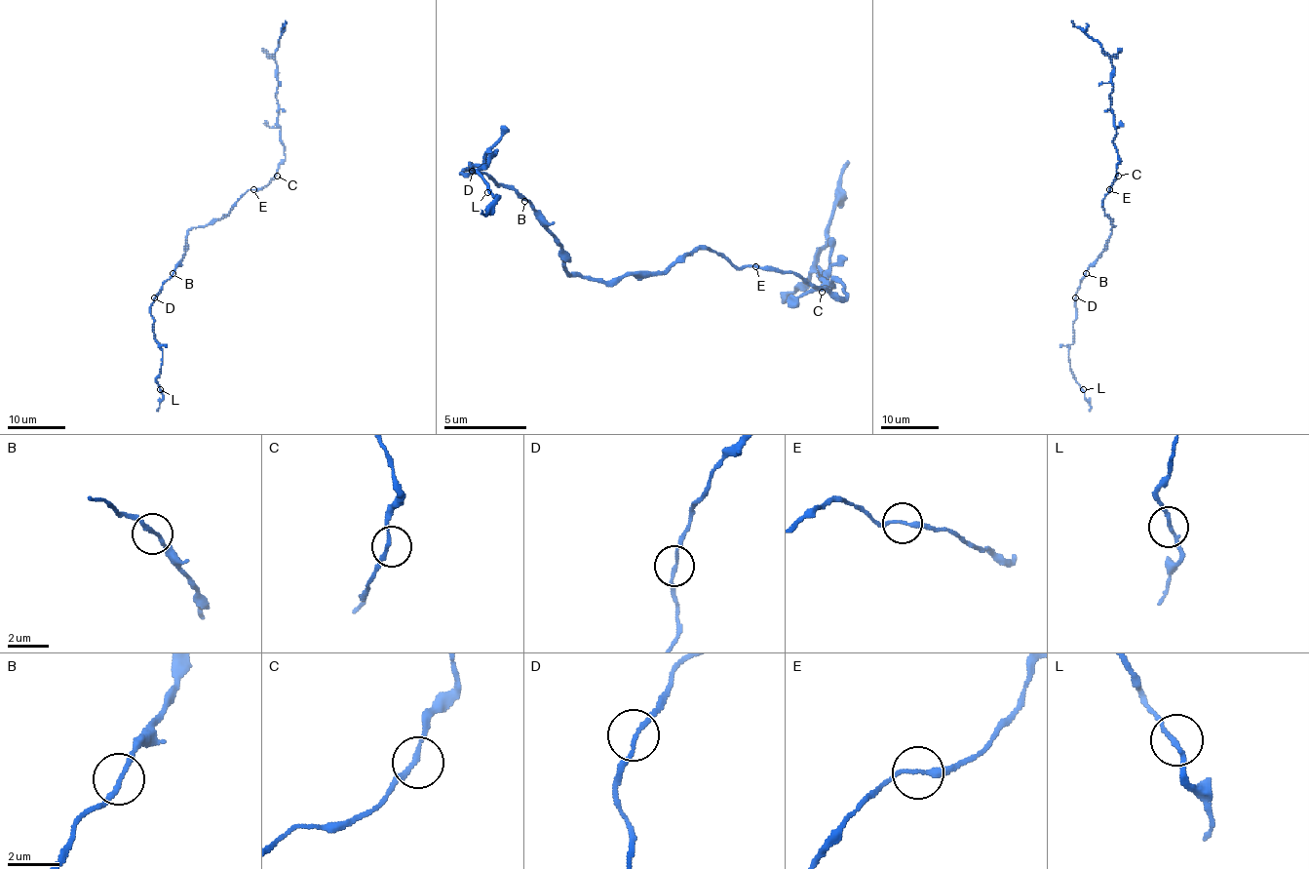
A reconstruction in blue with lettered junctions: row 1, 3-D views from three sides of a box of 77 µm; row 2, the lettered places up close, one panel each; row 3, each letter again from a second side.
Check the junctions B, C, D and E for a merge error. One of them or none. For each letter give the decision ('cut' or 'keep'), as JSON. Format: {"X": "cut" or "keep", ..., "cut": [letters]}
{"B": "keep", "C": "keep", "D": "cut", "E": "keep", "cut": ["D"]}

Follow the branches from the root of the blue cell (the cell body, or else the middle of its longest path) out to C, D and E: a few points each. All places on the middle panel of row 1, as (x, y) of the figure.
C: (673, 266), (694, 250), (714, 250), (735, 266), (776, 266), (781, 271), (792, 271), (822, 292)
D: (673, 266), (628, 271), (615, 279), (570, 275), (545, 221), (512, 188), (471, 172)
E: (673, 266), (694, 250), (714, 250), (735, 266), (755, 266)

